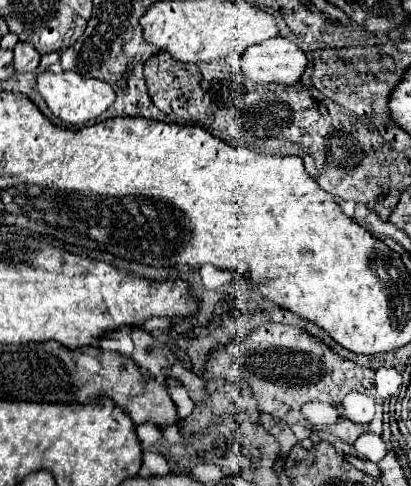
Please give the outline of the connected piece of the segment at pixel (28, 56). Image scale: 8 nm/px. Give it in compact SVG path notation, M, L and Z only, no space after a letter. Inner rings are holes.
M18 43L14 49L14 69L18 73L32 73L40 65L40 55L30 43Z

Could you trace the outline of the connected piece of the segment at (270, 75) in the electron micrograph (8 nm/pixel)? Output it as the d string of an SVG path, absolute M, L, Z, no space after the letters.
M284 37L248 47L240 59L240 73L256 83L294 85L302 77L304 67L304 51Z

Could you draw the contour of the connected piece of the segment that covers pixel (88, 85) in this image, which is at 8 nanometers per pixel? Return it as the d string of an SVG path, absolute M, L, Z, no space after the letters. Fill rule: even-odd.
M42 71L36 79L36 91L46 101L50 111L66 125L88 123L90 119L96 119L98 115L102 115L114 103L114 89L108 83L98 79L86 79L72 71L62 71L62 73Z

